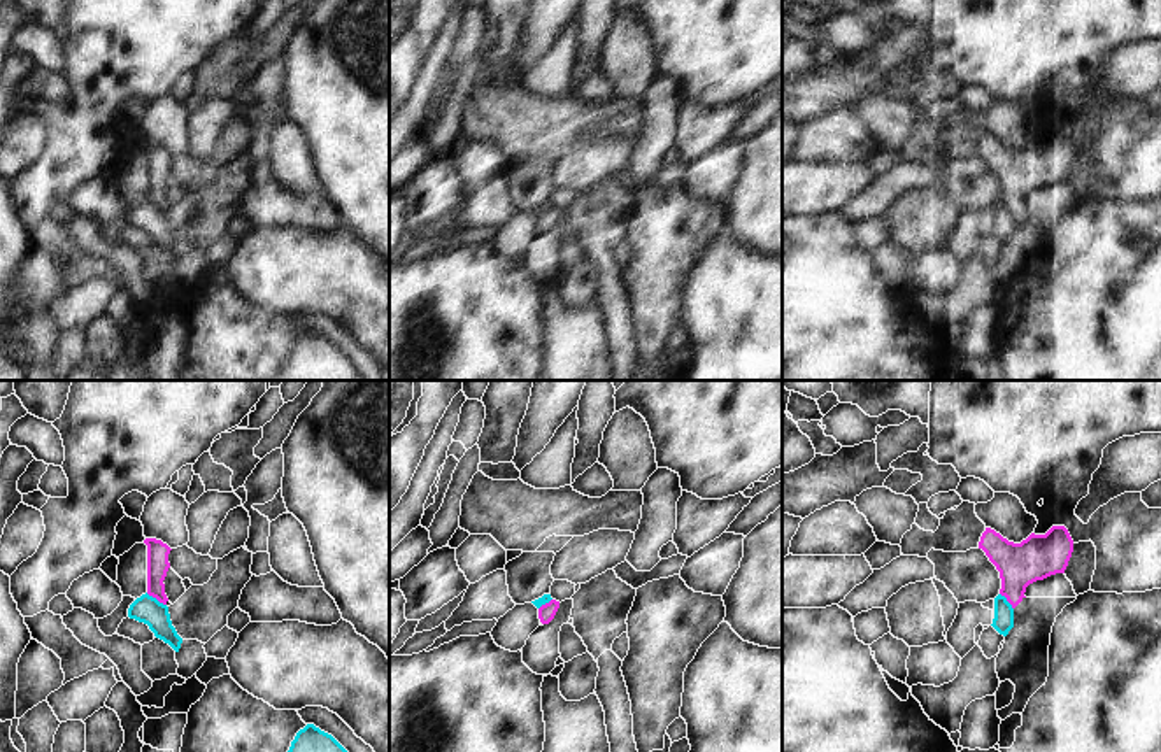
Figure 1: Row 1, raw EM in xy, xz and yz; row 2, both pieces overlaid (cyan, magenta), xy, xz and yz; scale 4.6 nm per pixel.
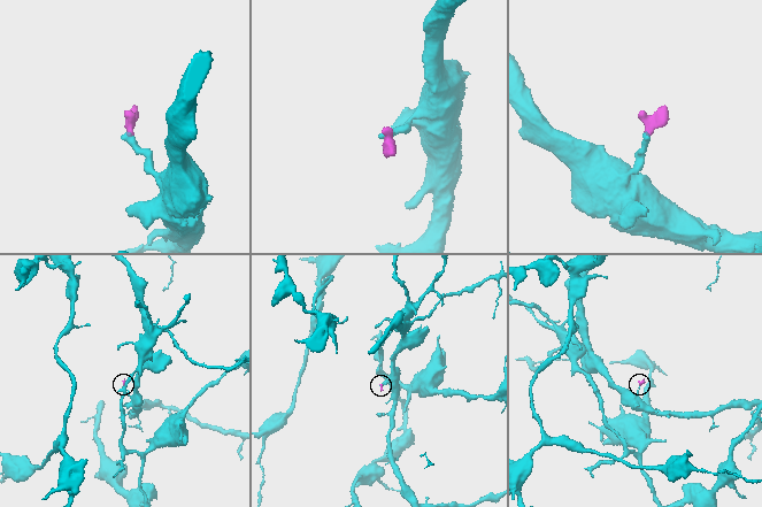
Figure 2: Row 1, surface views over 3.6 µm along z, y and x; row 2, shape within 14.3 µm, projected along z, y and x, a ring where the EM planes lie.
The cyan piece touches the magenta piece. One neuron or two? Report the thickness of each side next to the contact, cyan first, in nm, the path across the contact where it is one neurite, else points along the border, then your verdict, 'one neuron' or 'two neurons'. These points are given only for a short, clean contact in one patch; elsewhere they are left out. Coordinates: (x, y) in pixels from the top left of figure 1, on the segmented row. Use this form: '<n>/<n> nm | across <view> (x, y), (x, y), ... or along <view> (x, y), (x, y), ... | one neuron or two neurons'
130/100 nm | along xy (146, 593), (165, 605) | two neurons

